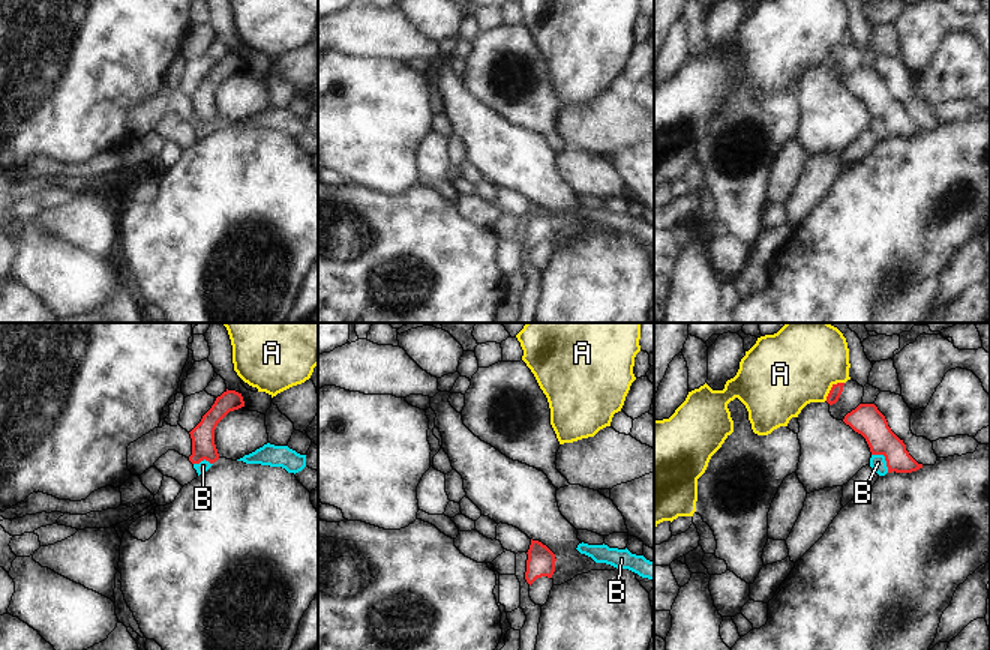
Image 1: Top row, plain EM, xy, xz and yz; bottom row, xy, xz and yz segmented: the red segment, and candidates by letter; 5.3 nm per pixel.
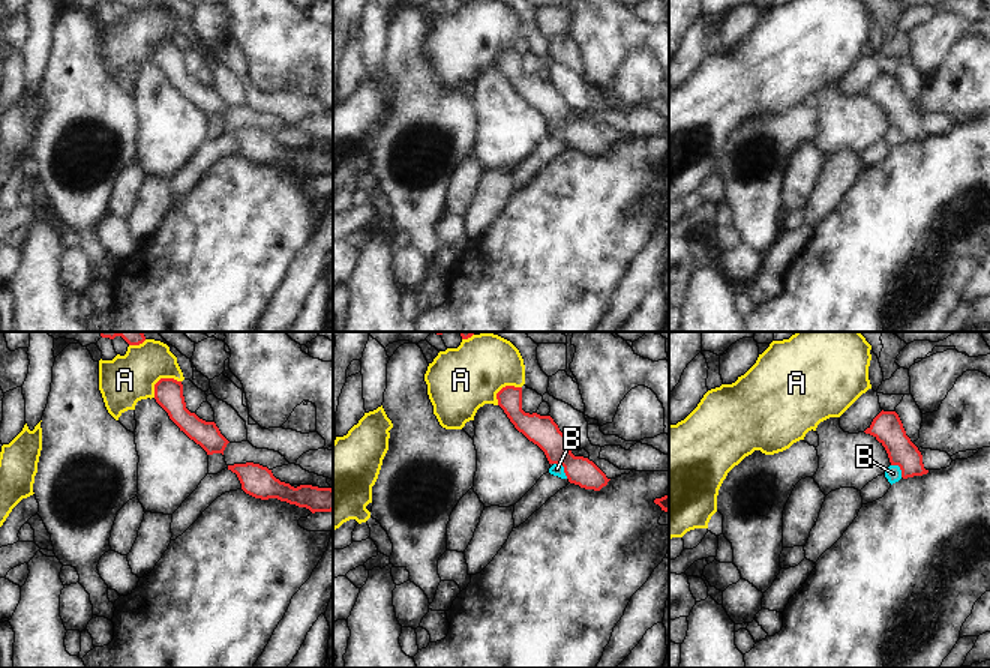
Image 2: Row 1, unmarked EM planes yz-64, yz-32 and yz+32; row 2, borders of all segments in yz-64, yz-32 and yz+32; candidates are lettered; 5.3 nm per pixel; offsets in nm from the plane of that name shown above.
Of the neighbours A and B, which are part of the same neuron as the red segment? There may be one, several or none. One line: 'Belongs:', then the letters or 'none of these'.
Belongs: none of these

